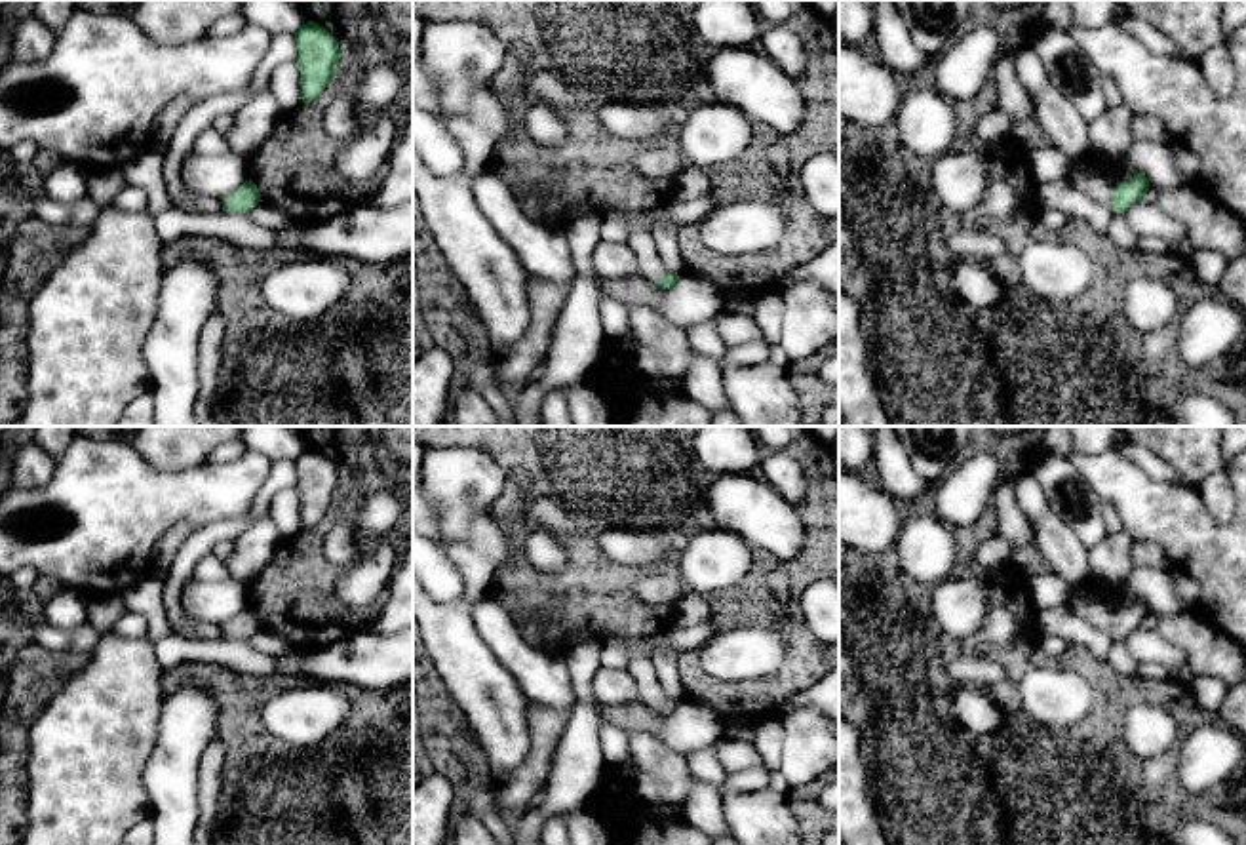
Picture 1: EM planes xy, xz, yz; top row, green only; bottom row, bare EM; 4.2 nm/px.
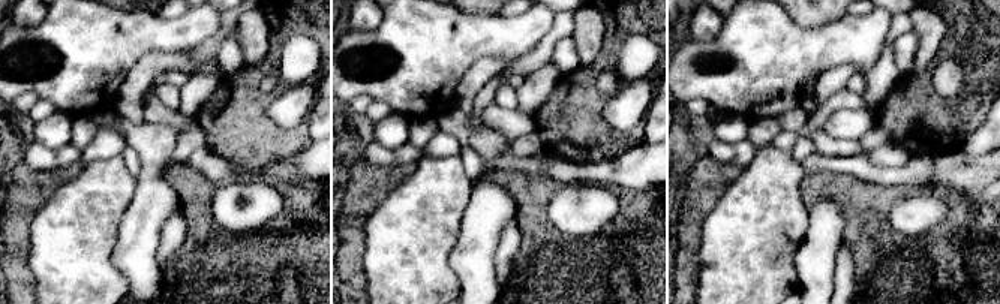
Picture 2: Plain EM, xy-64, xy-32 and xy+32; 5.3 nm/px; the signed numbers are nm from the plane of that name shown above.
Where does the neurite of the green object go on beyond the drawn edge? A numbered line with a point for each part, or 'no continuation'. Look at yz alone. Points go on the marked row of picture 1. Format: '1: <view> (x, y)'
1: yz (1081, 176)

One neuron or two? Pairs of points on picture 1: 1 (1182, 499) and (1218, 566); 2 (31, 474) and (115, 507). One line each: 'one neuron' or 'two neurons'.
1: one neuron
2: two neurons

